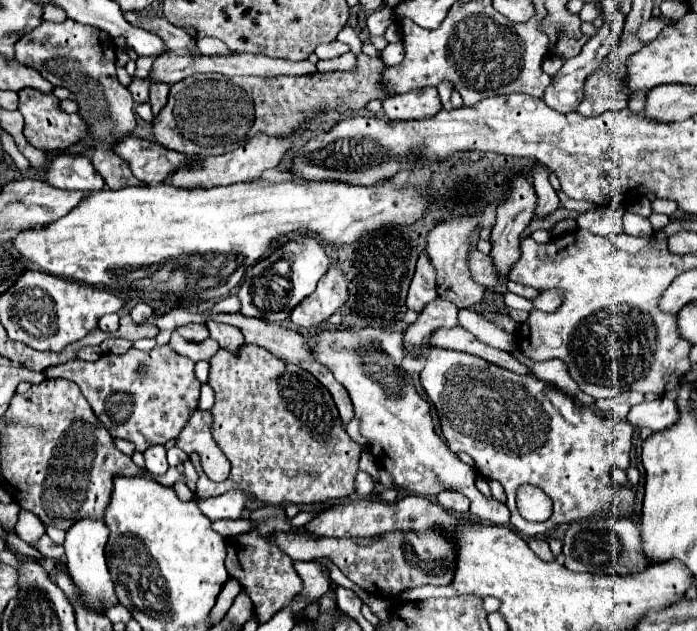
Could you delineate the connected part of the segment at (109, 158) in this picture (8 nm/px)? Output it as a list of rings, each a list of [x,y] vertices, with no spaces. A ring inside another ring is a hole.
[[[66,19],[64,23],[52,23],[52,45],[40,43],[30,35],[22,35],[16,43],[16,61],[28,67],[34,67],[46,81],[52,85],[60,85],[70,89],[76,97],[74,101],[80,105],[78,113],[88,121],[90,133],[94,139],[96,153],[92,157],[92,165],[104,177],[108,189],[122,189],[130,185],[142,185],[128,165],[112,151],[112,145],[122,137],[130,135],[136,125],[132,111],[132,93],[128,87],[120,85],[116,77],[116,45],[108,33],[100,29],[92,29],[90,25],[80,25],[78,21]],[[86,77],[90,77],[90,85],[86,85]]]

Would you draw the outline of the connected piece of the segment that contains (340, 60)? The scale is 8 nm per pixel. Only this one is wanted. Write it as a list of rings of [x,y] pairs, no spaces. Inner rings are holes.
[[[344,53],[336,59],[330,59],[330,61],[320,61],[318,65],[318,71],[326,73],[326,71],[354,71],[356,67],[356,59],[352,53]]]

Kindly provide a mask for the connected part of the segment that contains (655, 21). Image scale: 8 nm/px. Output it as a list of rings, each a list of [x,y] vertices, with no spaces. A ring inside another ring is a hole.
[[[652,17],[652,19],[646,21],[644,25],[640,25],[636,37],[638,37],[638,41],[640,41],[642,45],[648,45],[652,39],[658,37],[658,33],[662,31],[662,27],[664,27],[662,19],[660,19],[660,17]]]

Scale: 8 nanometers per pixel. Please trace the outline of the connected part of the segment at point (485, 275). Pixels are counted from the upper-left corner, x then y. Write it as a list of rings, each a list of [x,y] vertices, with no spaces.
[[[472,249],[470,253],[470,271],[474,281],[488,289],[502,287],[508,283],[508,277],[496,277],[496,269],[492,269],[492,257],[480,253],[478,249]]]

